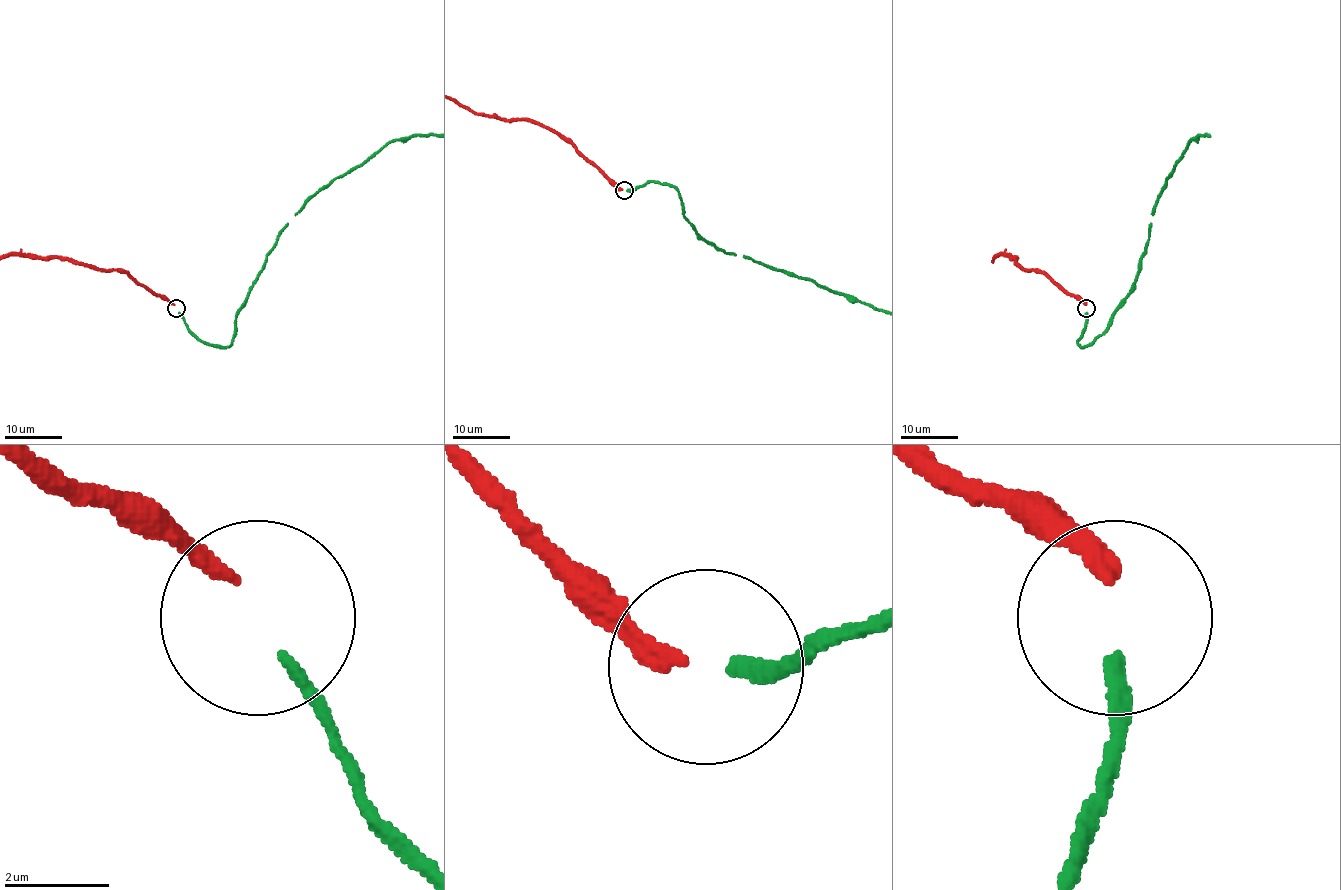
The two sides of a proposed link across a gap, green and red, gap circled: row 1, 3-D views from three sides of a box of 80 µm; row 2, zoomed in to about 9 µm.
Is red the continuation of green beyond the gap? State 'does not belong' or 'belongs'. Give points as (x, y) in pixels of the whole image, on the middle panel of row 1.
does not belong

